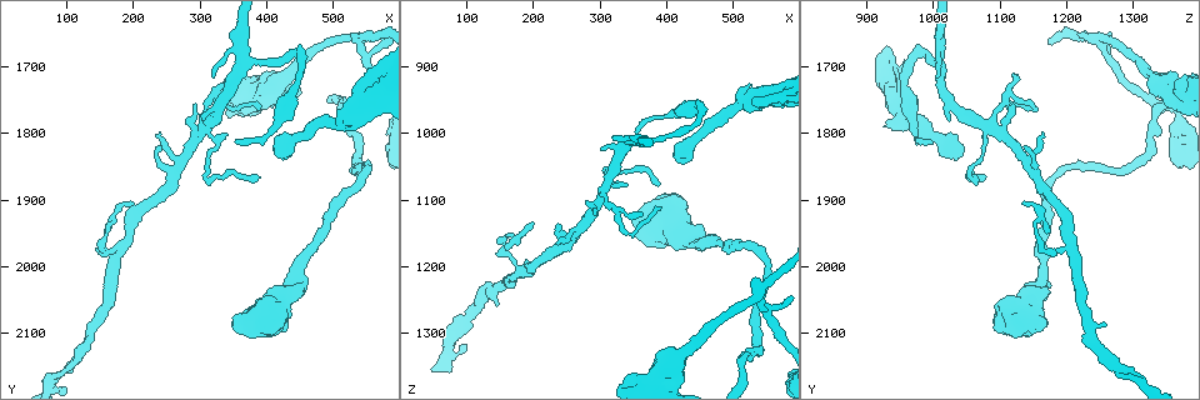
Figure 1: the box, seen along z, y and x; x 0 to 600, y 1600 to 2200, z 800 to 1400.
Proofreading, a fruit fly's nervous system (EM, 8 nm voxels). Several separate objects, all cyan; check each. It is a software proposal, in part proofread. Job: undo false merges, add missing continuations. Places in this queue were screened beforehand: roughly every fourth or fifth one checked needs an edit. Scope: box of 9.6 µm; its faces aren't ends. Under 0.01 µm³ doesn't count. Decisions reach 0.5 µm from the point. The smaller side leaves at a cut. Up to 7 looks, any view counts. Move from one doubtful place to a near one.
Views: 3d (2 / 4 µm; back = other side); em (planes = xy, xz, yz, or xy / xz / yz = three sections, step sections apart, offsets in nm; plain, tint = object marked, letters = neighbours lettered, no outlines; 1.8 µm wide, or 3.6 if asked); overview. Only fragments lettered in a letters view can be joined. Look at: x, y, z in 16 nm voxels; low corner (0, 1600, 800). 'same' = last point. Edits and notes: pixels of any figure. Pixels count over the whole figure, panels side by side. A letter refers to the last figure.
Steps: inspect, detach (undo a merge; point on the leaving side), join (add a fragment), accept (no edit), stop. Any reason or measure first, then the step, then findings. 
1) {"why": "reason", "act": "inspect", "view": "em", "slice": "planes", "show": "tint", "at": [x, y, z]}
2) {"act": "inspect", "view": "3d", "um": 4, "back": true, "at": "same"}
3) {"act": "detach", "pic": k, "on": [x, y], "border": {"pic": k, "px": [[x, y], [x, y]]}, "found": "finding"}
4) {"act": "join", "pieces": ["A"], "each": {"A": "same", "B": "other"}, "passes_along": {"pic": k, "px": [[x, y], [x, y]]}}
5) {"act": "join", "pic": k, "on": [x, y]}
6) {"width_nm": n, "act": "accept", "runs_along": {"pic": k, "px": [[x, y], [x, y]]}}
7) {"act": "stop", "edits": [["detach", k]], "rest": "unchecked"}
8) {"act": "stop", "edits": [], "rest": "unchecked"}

{"act": "inspect", "view": "em", "slice": "planes", "show": "tint", "at": [520, 1780, 950]}

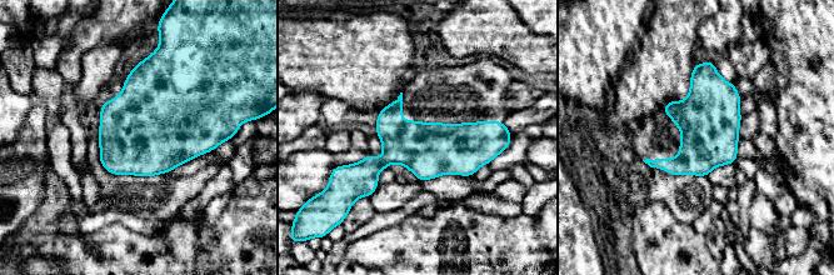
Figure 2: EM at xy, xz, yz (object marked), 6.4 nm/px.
{"act": "inspect", "view": "em", "slice": "planes", "show": "letters", "at": "same"}

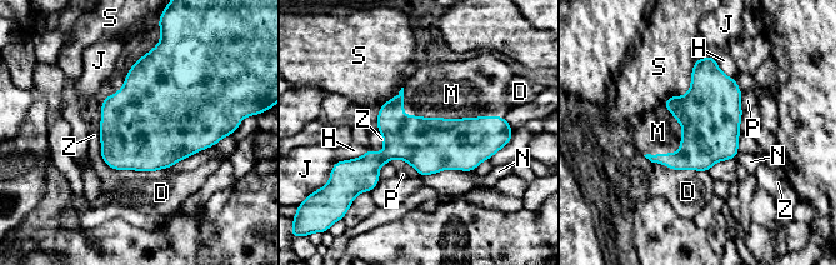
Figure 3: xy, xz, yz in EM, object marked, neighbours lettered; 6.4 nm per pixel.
{"longest_contact_nm": ["M", 700], "act": "join", "pieces": ["M"], "each": {"D": "other", "H": "other", "J": "other", "M": "same", "N": "other", "P": "other", "S": "other", "Z": "other"}, "passes_along": {"pic": 3, "px": [[429, 144], [440, 118], [451, 94]]}, "found": "it goes on there"}

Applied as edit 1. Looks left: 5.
{"act": "inspect", "view": "overview"}

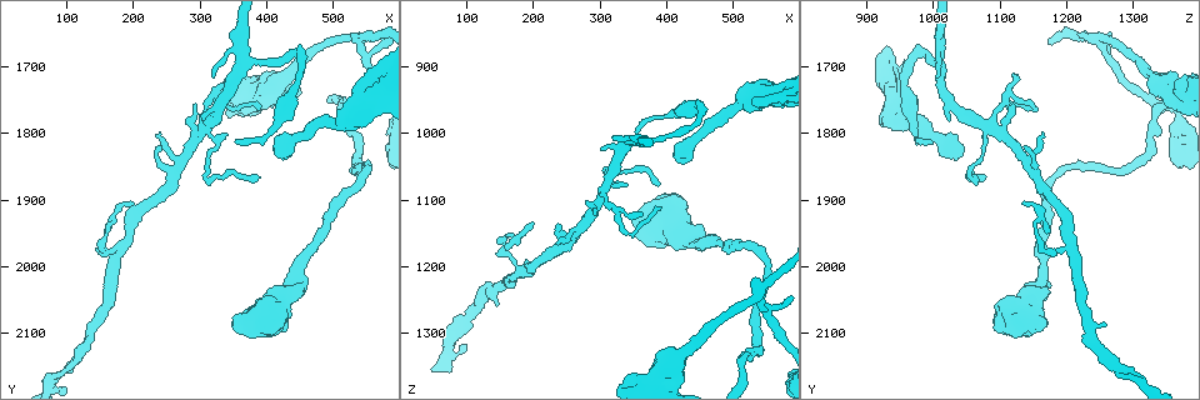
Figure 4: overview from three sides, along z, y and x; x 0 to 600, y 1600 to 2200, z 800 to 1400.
{"why": "an open end", "act": "inspect", "view": "em", "slice": "planes", "show": "letters", "at": [415, 1830, 1045]}

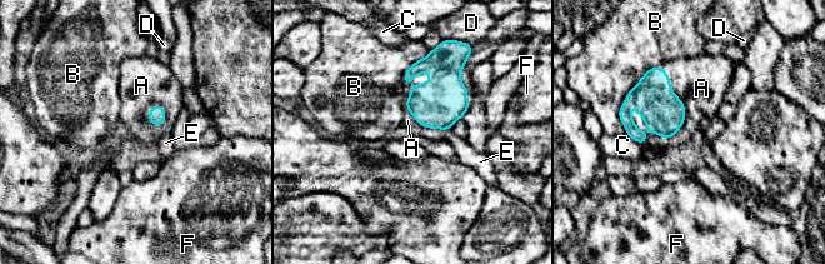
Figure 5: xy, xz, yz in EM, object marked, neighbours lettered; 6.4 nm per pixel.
{"act": "join", "pieces": ["A"], "each": {"A": "same", "B": "other", "C": "other", "D": "other", "E": "other", "F": "other"}, "passes_along": {"pic": 5, "px": [[664, 113], [684, 109], [701, 88]]}, "found": "it goes on there"}

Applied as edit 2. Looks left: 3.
{"why": "redraw", "act": "inspect", "view": "overview"}

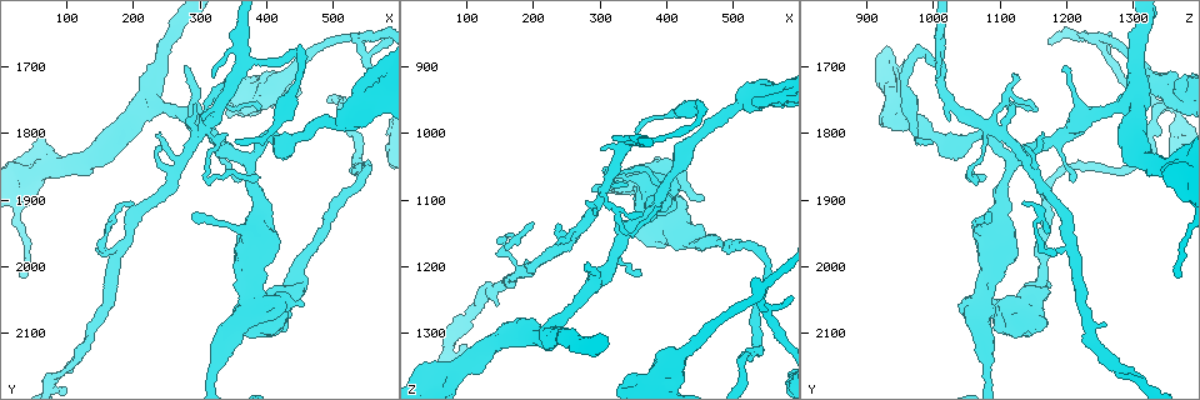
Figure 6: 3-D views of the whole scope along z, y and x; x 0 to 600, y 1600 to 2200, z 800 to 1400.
{"why": "abrupt turn", "act": "inspect", "view": "em", "slice": "yz", "step": 4, "show": "letters", "at": [180, 1970, 1205]}

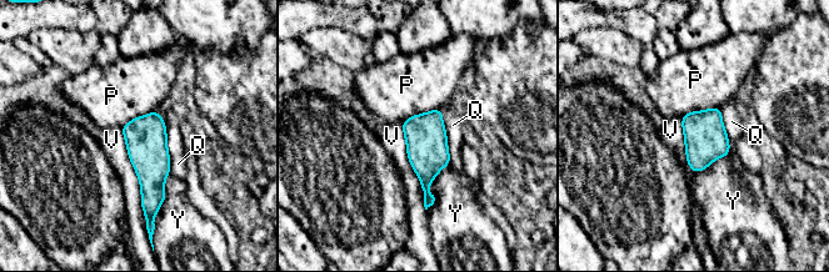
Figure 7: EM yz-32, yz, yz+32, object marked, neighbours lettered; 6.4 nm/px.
{"act": "accept", "each": {"P": "other", "Q": "other", "V": "other", "Y": "other"}, "border": {"pic": 7, "px": [[440, 107], [414, 114], [401, 124]]}, "found": "all the same neuron"}

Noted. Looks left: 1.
{"act": "stop", "edits": [["join", 3], ["join", 5]], "rest": "unchecked"}

